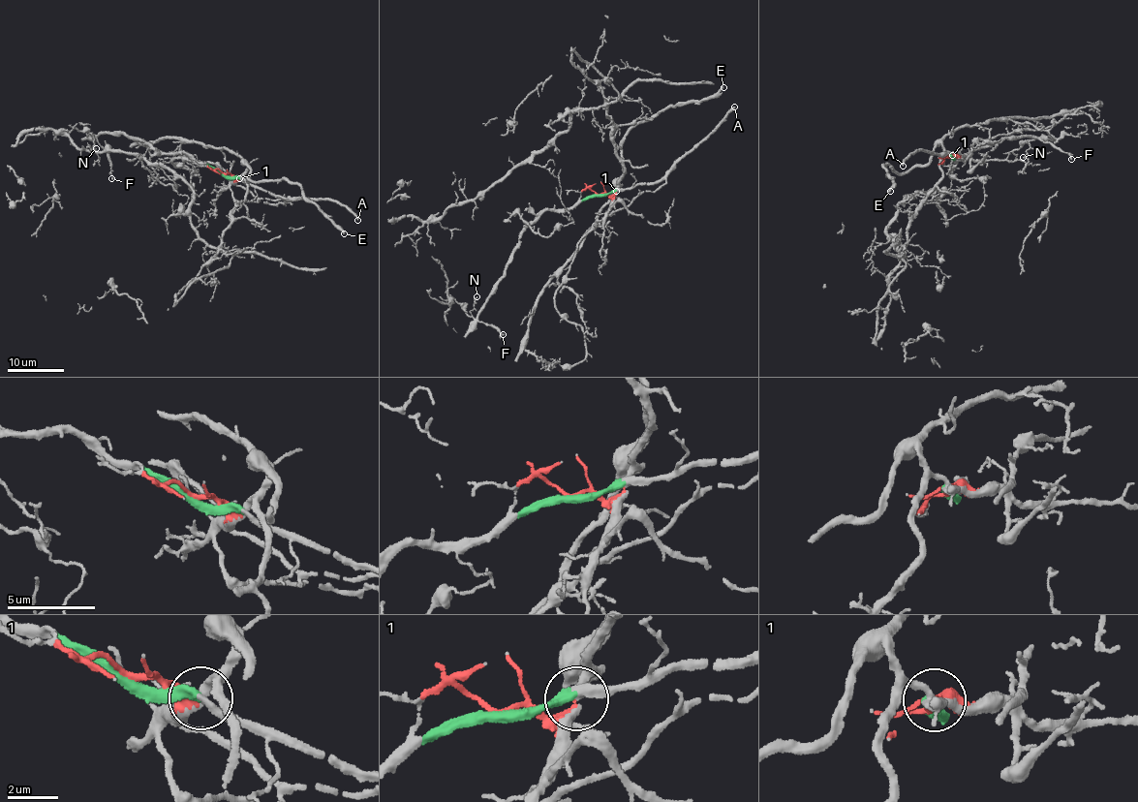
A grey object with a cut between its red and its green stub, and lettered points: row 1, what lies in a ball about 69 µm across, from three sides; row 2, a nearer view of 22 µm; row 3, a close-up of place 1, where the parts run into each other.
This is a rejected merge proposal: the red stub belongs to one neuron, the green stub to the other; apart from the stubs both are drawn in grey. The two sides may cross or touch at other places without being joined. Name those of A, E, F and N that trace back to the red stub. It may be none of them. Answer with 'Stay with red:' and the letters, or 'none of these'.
Stay with red: E

